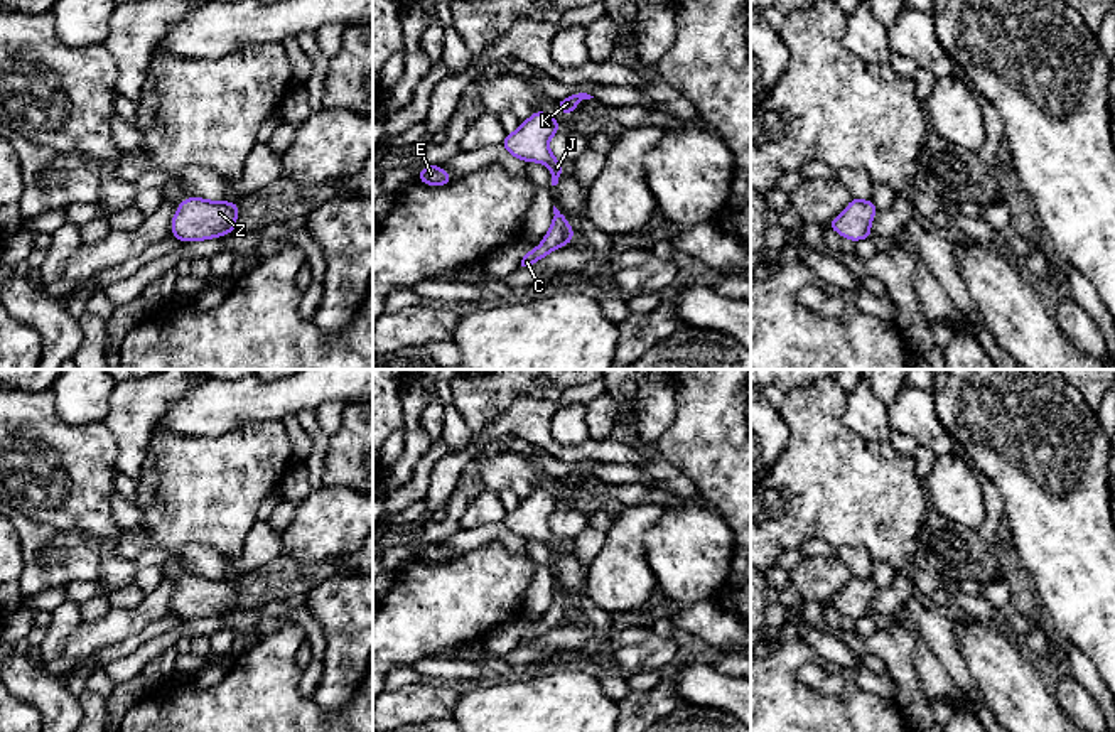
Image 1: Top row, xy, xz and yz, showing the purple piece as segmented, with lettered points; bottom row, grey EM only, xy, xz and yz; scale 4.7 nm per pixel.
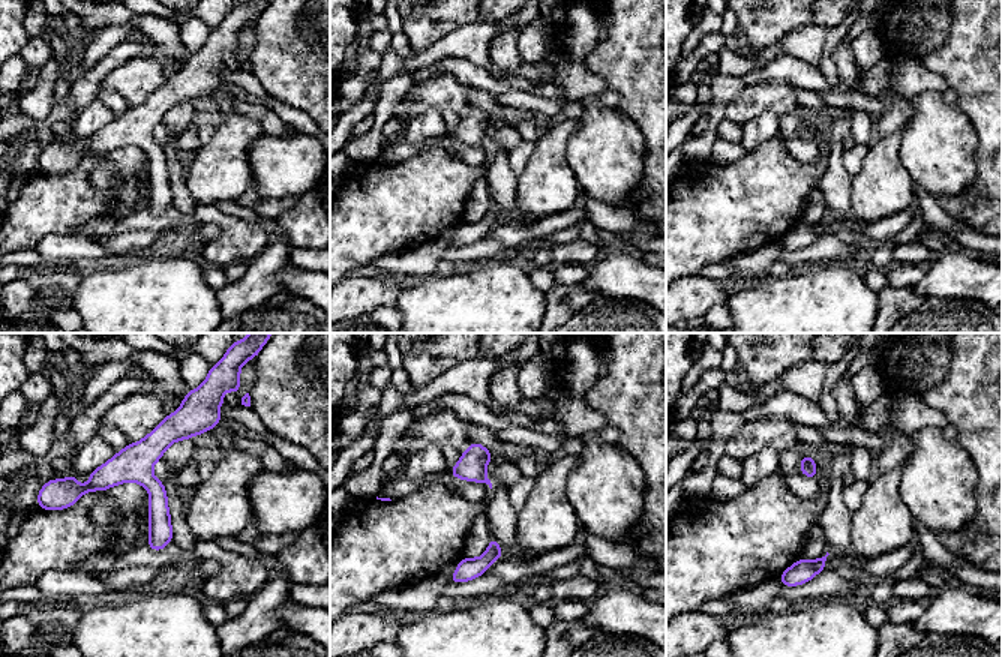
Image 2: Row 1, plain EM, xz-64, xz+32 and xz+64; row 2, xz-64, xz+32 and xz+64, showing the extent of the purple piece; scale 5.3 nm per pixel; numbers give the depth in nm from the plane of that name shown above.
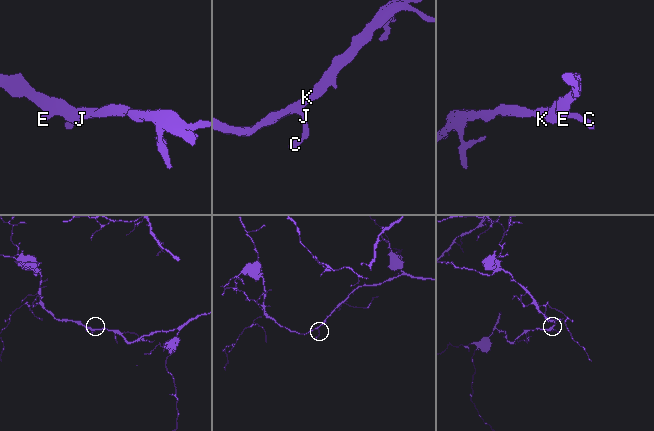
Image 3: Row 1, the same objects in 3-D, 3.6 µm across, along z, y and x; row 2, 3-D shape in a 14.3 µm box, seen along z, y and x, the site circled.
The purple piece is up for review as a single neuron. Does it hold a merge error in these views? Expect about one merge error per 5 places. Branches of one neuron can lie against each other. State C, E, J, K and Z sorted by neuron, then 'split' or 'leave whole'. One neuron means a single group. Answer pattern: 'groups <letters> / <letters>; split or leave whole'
groups C E J K Z; leave whole

